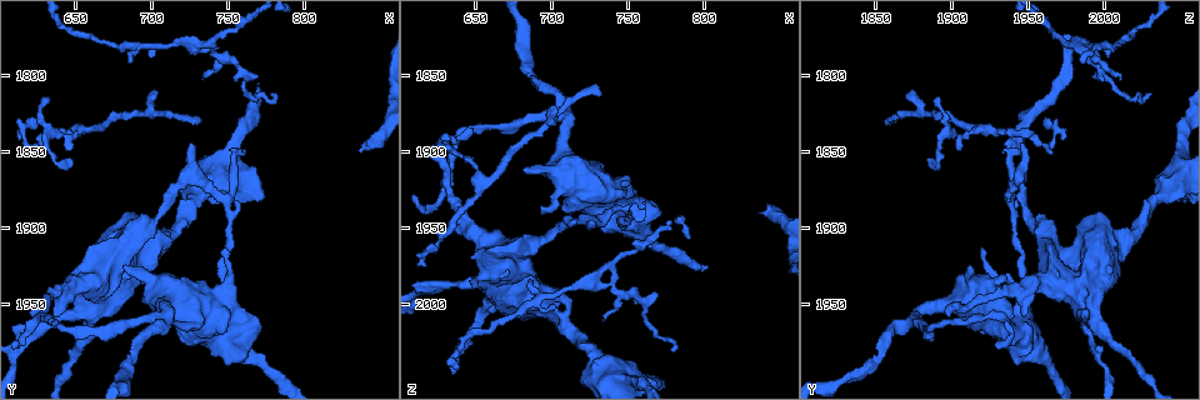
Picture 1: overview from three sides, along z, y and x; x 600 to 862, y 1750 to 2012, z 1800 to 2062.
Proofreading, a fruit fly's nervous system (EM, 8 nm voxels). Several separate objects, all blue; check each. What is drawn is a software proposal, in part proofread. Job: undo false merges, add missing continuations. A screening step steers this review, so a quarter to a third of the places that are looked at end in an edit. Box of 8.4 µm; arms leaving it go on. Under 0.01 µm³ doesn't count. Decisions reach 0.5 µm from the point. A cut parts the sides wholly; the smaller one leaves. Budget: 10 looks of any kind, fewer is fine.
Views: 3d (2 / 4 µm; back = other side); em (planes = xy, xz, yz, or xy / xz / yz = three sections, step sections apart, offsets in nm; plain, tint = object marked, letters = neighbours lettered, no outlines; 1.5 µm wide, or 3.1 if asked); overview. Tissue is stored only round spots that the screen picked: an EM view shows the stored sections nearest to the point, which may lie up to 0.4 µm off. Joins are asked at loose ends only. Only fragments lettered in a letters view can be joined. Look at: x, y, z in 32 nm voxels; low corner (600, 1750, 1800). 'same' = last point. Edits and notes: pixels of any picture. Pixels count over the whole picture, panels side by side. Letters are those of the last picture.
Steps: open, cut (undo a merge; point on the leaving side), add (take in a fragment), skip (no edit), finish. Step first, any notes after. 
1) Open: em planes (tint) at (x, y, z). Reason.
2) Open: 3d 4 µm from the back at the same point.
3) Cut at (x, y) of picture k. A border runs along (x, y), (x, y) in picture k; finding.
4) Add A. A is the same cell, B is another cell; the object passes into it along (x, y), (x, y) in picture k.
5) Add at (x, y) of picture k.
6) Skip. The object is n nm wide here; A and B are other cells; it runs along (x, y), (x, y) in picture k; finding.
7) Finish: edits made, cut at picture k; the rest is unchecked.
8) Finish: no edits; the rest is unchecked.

Open: em planes (letters) at (836, 1852, 1940). An open end.

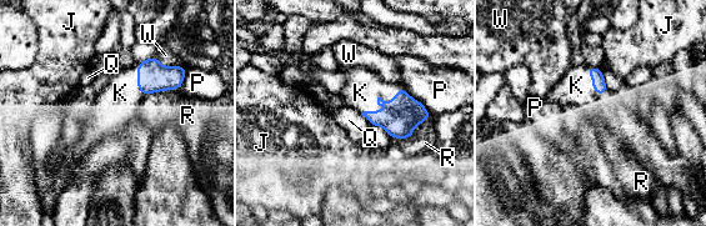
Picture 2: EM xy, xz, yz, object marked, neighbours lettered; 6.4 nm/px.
Add K. K is the same cell, J, P, Q, R and W are other cells; the object passes into it along (407, 112), (385, 105), (360, 93) in picture 2; the cell continues.

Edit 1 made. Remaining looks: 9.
Open: em yz step 4 (tint) at (722, 1868, 1946).

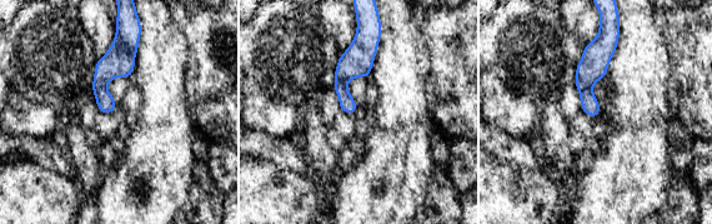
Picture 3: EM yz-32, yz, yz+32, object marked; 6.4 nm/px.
Open: em planes (letters) at the same point. Cut it another way.

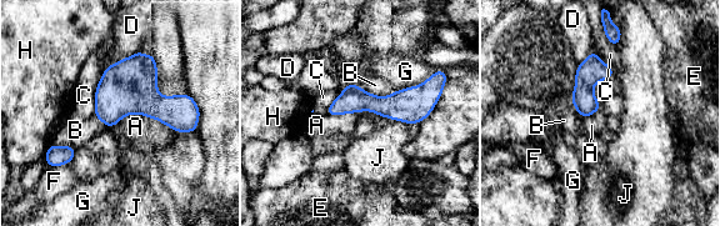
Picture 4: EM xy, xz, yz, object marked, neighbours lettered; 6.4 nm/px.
Skip. A, B, C, D, E, F, G, H and J are other cells; it runs along (433, 98), (341, 104), (330, 111) in picture 4; one cell here.

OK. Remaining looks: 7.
Open: em planes (letters) at (630, 1814, 1890). Branch stops here.

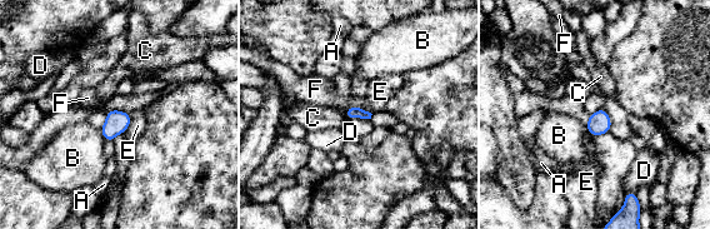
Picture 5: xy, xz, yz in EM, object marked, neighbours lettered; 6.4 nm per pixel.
Skip. The object is 80 nm wide here; the longest contact is with E, 130 nm; A, B, C, D, E and F are other cells; no lettered fragment goes on from it.

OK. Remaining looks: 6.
Open: em planes (letters) at (730, 1828, 1864). Thin end.

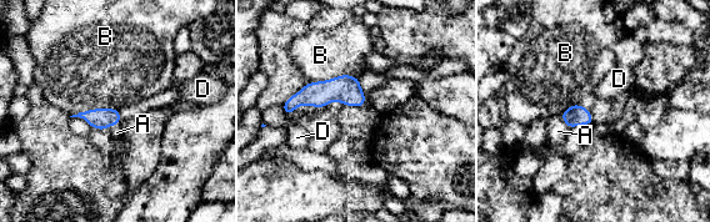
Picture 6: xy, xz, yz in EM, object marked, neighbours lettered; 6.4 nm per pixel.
Add A. The object is 140 nm wide here; A is the same cell, B and D are other cells; it goes on there.

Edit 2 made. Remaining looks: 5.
Finish: edits made, add at picture 2, add at picture 6; the rest is unchecked.

